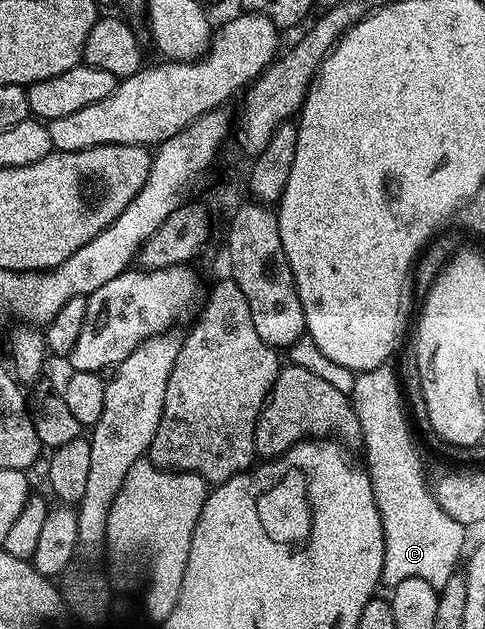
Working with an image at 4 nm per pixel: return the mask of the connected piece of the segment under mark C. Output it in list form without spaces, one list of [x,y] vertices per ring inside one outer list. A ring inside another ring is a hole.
[[[391,366],[375,367],[369,371],[361,371],[354,381],[354,389],[350,396],[352,407],[360,422],[364,455],[368,458],[366,474],[372,483],[374,501],[378,505],[378,513],[382,521],[384,534],[384,564],[380,574],[380,582],[385,588],[397,587],[402,581],[410,577],[418,577],[422,581],[430,581],[437,589],[444,587],[450,577],[457,574],[462,563],[464,551],[465,527],[450,513],[438,505],[436,496],[430,490],[429,480],[424,480],[424,463],[420,460],[420,451],[416,448],[416,439],[412,436],[413,424],[410,422],[409,412],[406,410],[406,396],[402,390],[402,380]]]

